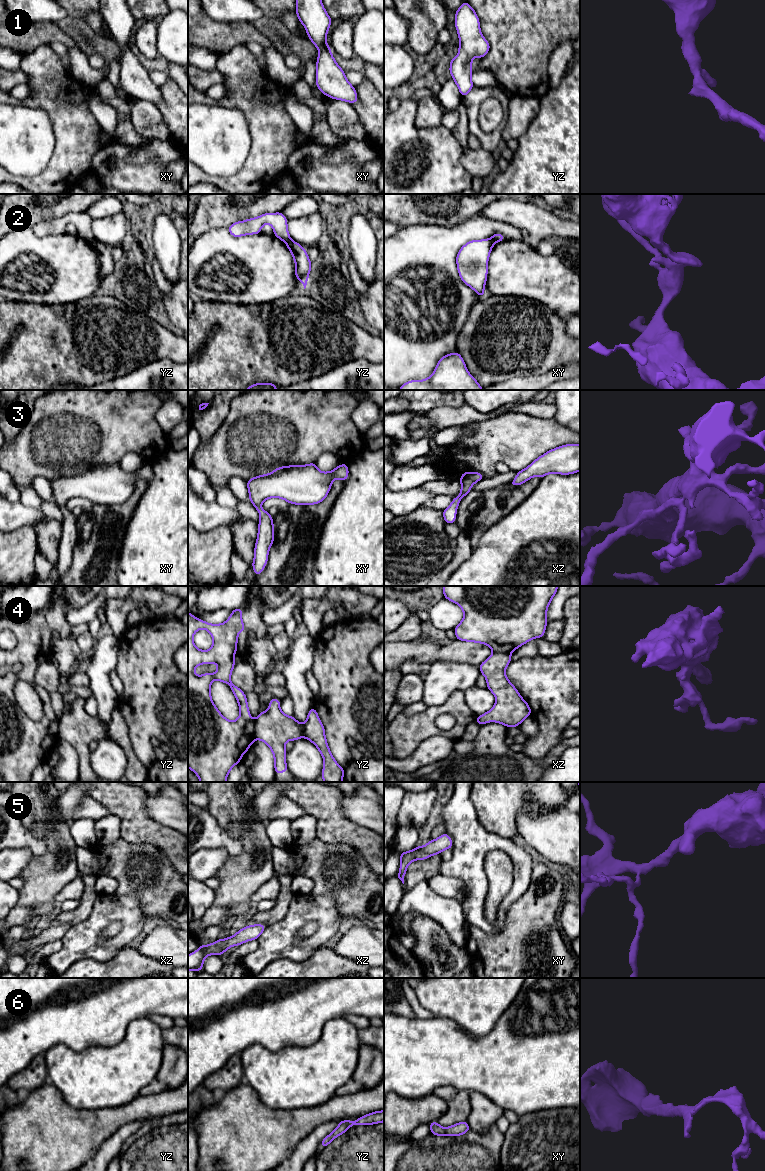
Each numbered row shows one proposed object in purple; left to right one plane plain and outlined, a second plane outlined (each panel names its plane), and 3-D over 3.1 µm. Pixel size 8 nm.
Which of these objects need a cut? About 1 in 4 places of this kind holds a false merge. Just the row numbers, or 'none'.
2, 4

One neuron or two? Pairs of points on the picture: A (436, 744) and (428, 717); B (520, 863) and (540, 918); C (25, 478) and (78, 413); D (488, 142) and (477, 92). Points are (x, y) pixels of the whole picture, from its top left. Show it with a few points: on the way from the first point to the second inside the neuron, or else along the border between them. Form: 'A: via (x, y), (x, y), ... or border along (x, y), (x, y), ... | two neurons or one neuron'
A: border along (455, 740), (432, 735), (425, 738), (415, 750) | two neurons
B: border along (533, 864), (529, 887), (512, 903) | two neurons
C: via (29, 462), (62, 429) | one neuron
D: via (476, 130), (473, 126), (473, 104) | one neuron

